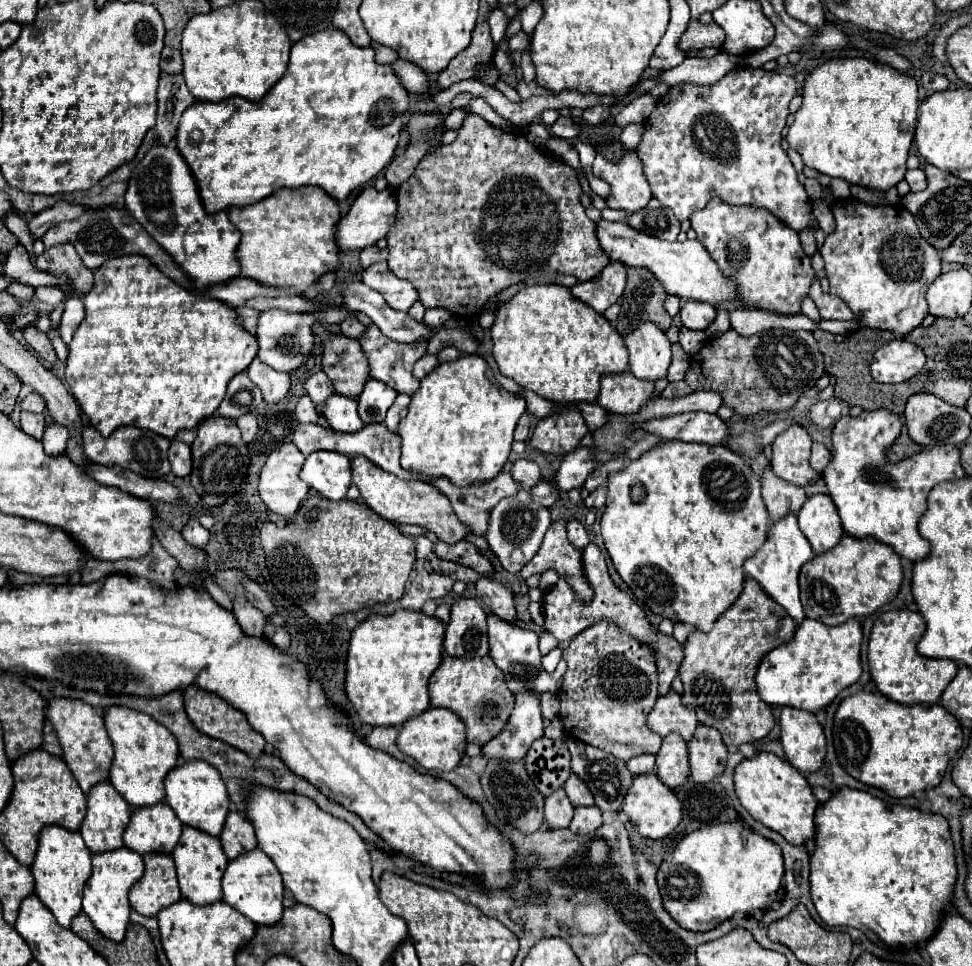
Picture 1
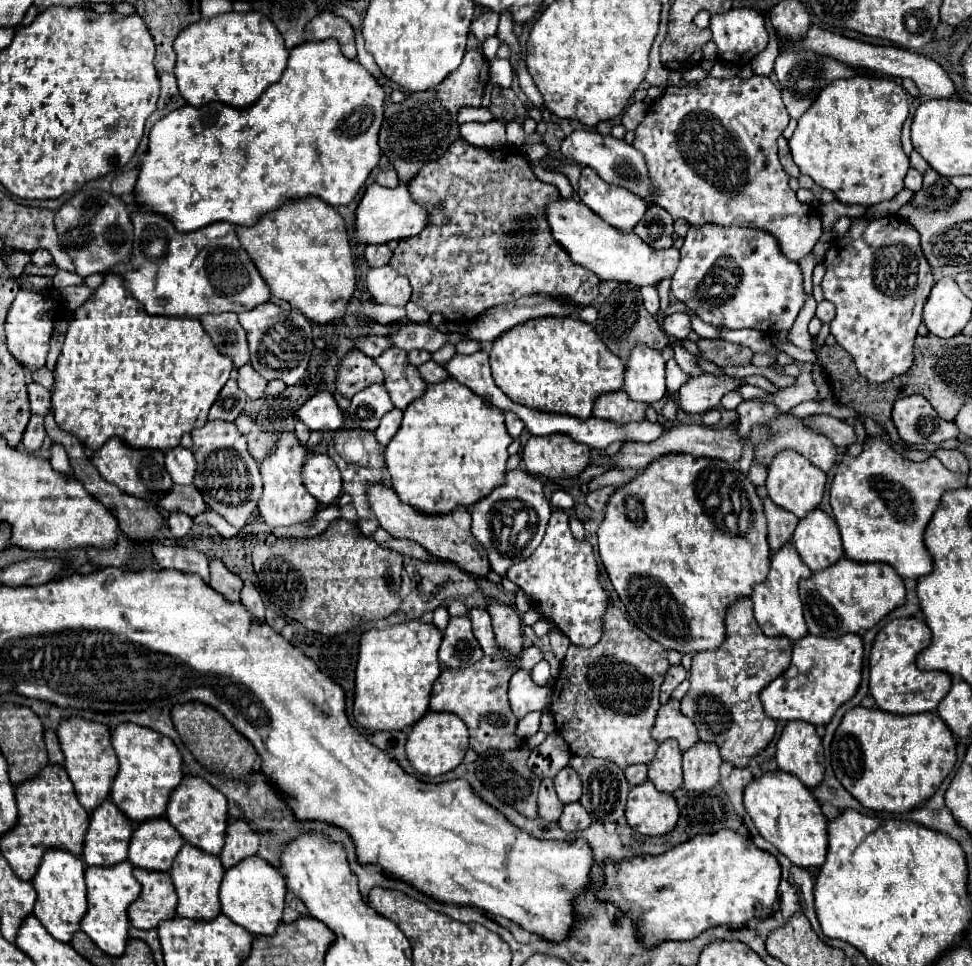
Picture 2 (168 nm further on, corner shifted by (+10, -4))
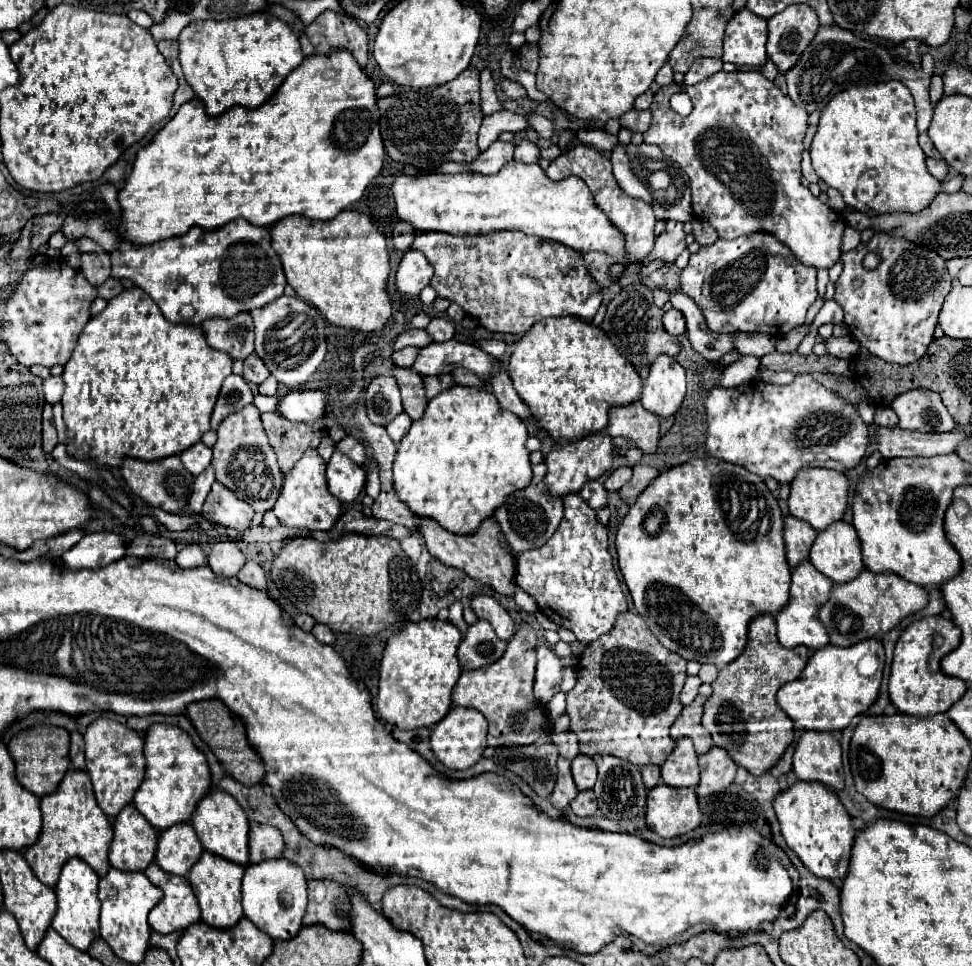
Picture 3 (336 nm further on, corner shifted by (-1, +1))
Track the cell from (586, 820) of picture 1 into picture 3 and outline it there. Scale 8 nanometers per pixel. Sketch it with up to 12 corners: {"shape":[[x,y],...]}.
{"shape":[[580,791],[570,803],[578,817],[590,817],[596,813],[596,795]]}

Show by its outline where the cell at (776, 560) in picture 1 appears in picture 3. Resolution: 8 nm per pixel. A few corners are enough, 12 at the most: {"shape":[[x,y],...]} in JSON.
{"shape":[[816,567],[792,571],[790,599],[776,613],[780,645],[828,645],[818,607],[832,581]]}

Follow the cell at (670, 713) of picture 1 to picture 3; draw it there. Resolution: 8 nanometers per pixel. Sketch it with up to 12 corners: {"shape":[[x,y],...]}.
{"shape":[[698,695],[682,709],[670,729],[674,741],[690,737],[698,755],[712,747],[700,723],[706,697]]}

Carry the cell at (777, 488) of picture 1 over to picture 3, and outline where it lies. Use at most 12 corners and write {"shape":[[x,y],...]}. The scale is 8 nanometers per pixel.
{"shape":[[784,519],[790,567],[808,559],[816,531],[802,519]]}

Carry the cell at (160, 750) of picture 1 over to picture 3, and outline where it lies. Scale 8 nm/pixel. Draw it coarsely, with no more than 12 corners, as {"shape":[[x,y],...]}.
{"shape":[[180,727],[144,733],[136,809],[156,829],[190,821],[210,789]]}

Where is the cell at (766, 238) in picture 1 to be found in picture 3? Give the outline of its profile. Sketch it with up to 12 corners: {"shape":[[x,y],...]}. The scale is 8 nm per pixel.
{"shape":[[768,233],[702,245],[680,289],[716,333],[782,337],[816,269]]}

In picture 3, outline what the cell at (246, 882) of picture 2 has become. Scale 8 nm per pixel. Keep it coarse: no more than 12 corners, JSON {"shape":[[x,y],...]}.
{"shape":[[288,859],[248,865],[242,907],[272,939],[292,939],[306,877]]}

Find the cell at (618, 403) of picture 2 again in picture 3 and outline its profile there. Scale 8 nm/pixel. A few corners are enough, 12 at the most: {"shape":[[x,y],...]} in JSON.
{"shape":[[640,401],[608,411],[606,433],[656,451],[658,417]]}

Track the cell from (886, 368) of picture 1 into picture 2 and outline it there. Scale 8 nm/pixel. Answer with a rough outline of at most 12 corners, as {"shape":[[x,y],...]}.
{"shape":[[855,218],[821,288],[879,384],[907,372],[935,284],[915,228]]}

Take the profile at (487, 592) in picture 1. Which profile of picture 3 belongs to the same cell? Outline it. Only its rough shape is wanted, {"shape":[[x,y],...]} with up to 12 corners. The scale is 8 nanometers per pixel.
{"shape":[[522,623],[502,659],[462,671],[452,703],[478,709],[488,745],[550,733],[532,695],[536,633]]}

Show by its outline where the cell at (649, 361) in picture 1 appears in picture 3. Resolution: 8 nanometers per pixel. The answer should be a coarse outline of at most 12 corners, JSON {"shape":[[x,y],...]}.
{"shape":[[668,355],[652,361],[644,409],[676,415],[686,395],[684,367]]}

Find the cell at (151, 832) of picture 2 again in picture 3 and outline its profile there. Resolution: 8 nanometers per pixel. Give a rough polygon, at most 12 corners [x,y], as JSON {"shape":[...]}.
{"shape":[[190,823],[158,837],[156,865],[186,877],[204,851]]}

